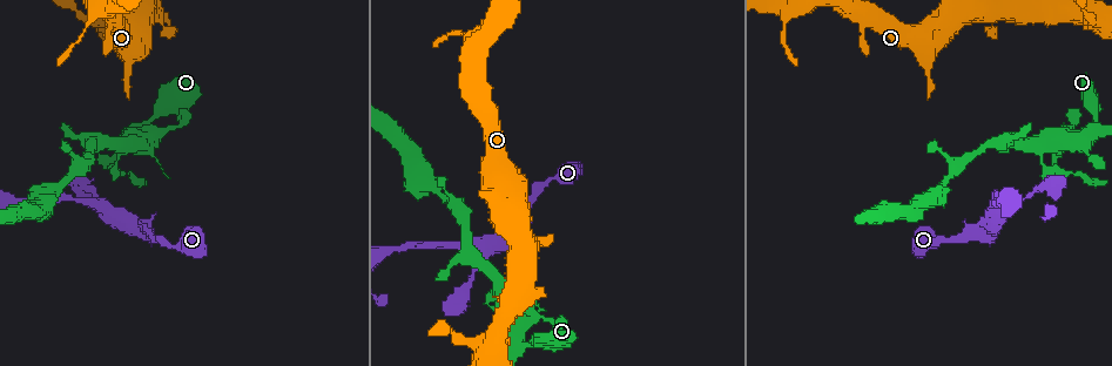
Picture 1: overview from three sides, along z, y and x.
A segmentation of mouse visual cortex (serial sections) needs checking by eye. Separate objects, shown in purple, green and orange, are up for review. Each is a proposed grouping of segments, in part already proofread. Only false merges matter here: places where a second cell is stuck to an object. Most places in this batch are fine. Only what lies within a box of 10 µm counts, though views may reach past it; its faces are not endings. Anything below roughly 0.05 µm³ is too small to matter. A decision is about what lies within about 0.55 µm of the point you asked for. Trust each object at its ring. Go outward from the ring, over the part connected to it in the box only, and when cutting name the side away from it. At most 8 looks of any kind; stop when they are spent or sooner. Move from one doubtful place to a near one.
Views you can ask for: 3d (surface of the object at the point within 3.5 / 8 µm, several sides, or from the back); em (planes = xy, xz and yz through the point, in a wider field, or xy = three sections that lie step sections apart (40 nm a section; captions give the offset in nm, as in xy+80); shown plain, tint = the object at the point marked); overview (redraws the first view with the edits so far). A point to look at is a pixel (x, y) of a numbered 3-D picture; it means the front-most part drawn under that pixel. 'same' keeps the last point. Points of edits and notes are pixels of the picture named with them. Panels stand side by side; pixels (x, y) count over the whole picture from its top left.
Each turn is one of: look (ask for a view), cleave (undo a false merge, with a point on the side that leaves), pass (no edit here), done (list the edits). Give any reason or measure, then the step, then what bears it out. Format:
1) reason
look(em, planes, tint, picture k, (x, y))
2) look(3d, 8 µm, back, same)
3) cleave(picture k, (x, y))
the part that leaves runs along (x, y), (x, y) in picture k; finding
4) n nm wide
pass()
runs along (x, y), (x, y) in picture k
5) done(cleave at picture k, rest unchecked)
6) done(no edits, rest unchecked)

arms part here
look(3d, 3.5 µm, back, picture 1, (144, 234))

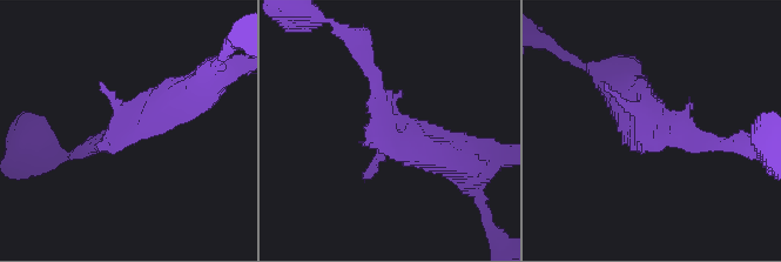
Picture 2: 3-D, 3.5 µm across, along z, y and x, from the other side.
pass()
runs along (361, 52), (390, 127), (444, 154) in picture 2; all the same cell

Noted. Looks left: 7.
sharp bend
look(3d, 3.5 µm, picture 1, (122, 150))

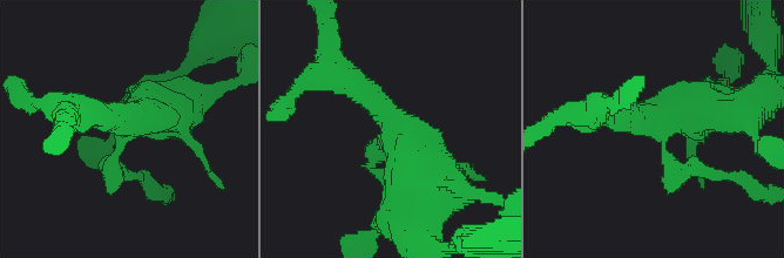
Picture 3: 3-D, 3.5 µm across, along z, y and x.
look(em, xy, step 2, tint, picture 3, (390, 143))

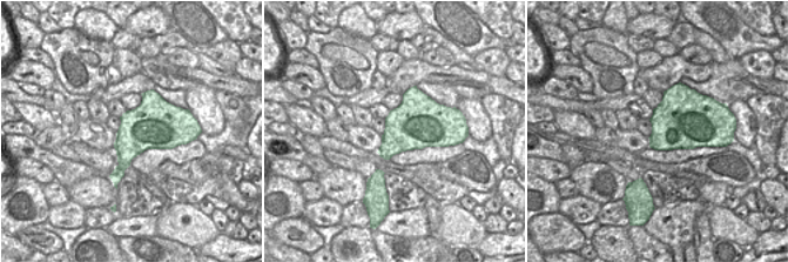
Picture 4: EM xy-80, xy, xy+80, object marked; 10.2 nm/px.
pass()
continuous, no second cell

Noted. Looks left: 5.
calibre changes
look(3d, 3.5 µm, picture 1, (947, 178))

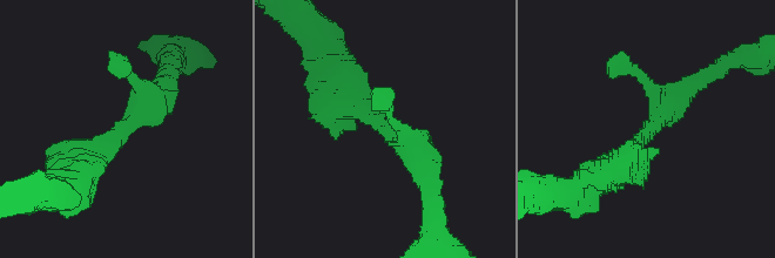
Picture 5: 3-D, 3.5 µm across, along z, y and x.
look(em, xy, step 3, tint, picture 5, (390, 133))

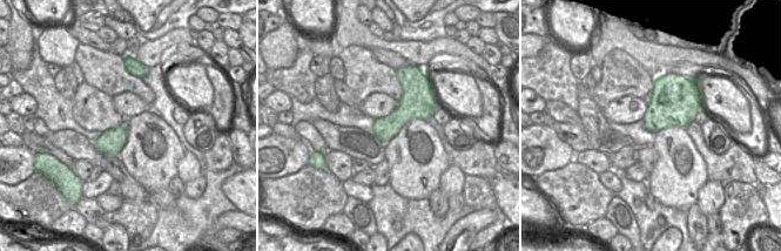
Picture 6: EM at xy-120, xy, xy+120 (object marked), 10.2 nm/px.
pass()
runs along (700, 80), (607, 174) in picture 5; one cell here

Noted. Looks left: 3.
done(no edits, rest unchecked)

